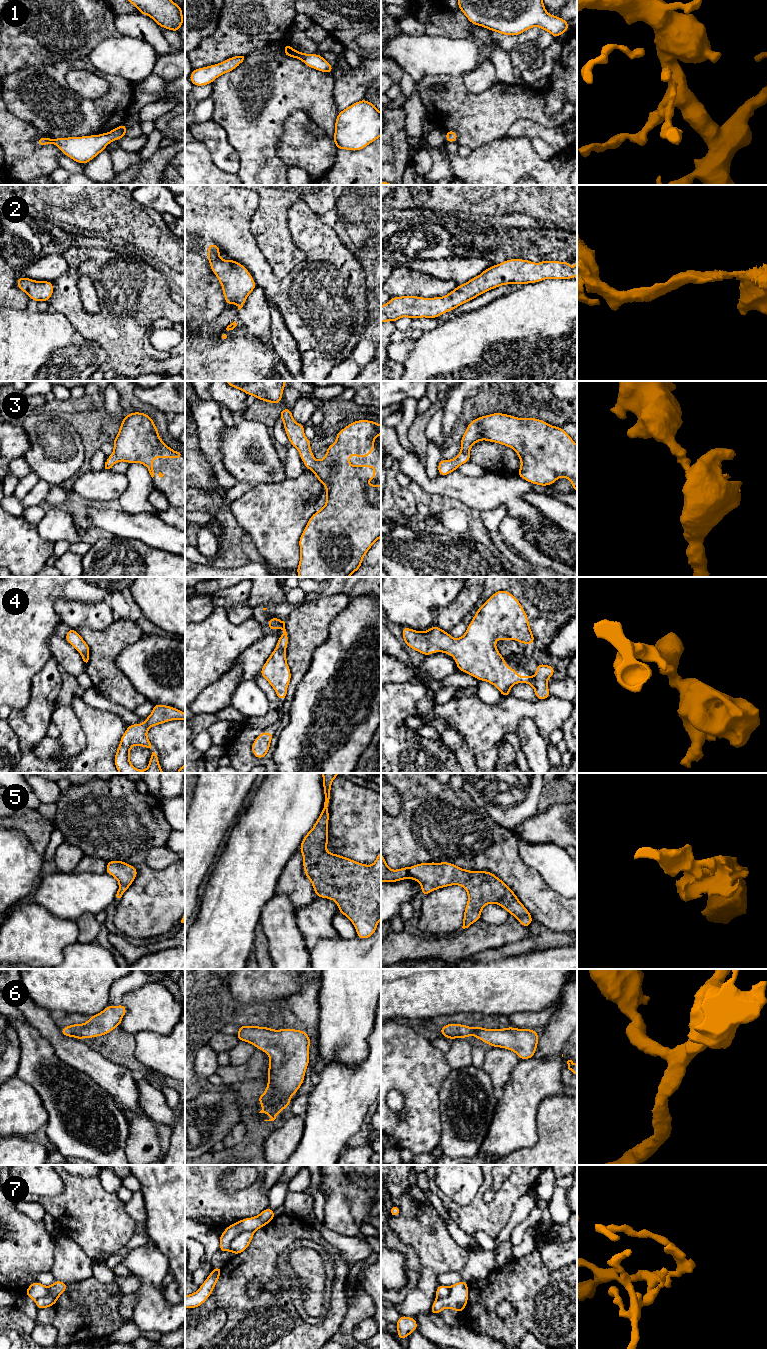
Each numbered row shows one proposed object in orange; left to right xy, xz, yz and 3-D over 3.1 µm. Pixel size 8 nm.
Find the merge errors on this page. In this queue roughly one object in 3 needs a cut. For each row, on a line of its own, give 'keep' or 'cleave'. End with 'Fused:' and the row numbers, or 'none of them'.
1: keep
2: keep
3: keep
4: keep
5: keep
6: keep
7: cleave
Fused: 7

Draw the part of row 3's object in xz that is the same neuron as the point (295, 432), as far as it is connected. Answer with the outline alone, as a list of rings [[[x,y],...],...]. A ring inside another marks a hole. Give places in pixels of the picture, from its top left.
[[[292,410],[280,412],[286,435],[299,452],[304,466],[326,487],[326,503],[316,511],[299,538],[299,577],[349,577],[360,569],[365,554],[381,537],[381,485],[364,485],[376,478],[375,465],[350,465],[349,456],[366,458],[375,450],[374,442],[381,435],[381,425],[370,420],[356,420],[336,434],[336,442],[327,447],[320,461],[313,457],[311,440],[304,435],[306,425],[293,420]]]

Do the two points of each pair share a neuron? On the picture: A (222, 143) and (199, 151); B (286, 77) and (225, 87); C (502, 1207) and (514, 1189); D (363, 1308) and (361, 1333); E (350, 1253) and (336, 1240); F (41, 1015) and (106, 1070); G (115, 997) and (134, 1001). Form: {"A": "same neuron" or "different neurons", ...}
{"A": "different neurons", "B": "same neuron", "C": "same neuron", "D": "different neurons", "E": "same neuron", "F": "same neuron", "G": "different neurons"}

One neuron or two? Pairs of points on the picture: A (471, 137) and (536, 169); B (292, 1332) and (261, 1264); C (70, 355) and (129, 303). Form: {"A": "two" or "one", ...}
{"A": "two", "B": "one", "C": "two"}

